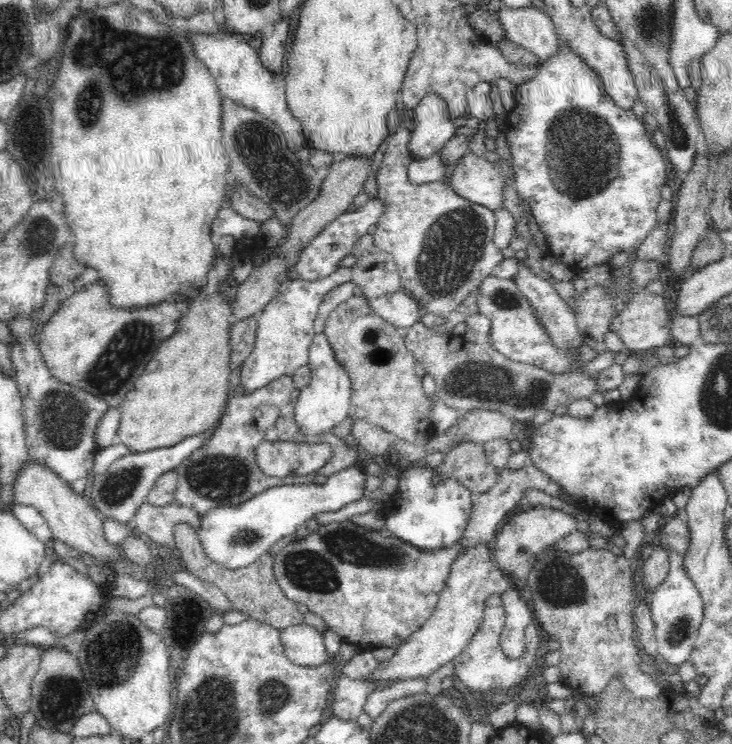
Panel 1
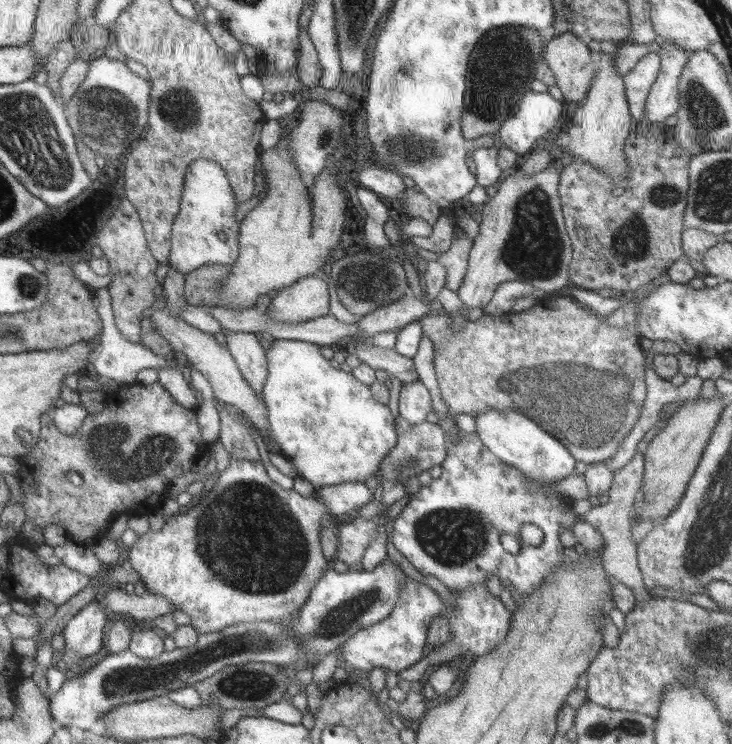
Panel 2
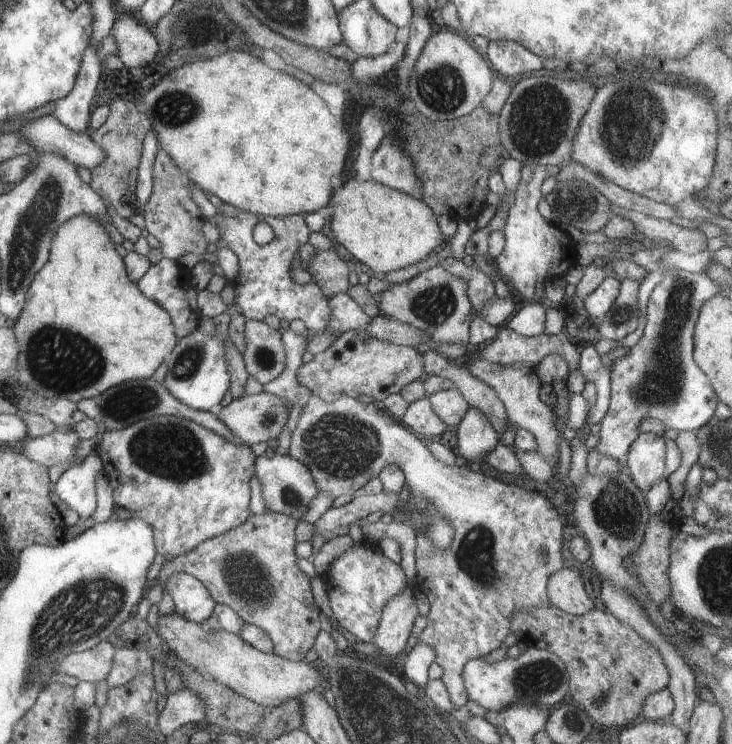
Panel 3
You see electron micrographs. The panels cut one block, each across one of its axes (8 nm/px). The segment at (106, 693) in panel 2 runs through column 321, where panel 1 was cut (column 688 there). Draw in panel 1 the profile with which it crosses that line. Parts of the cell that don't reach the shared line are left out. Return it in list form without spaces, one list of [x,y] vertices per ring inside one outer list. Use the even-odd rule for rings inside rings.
[[[668,550],[670,552],[670,574],[668,578],[654,588],[652,592],[652,602],[650,602],[650,610],[652,610],[652,618],[654,618],[654,630],[656,630],[656,638],[658,638],[658,660],[666,660],[670,664],[682,664],[686,660],[690,660],[690,654],[694,652],[696,644],[698,644],[698,632],[700,626],[704,622],[704,600],[694,584],[694,580],[690,580],[690,576],[686,574],[684,568],[684,556]]]

